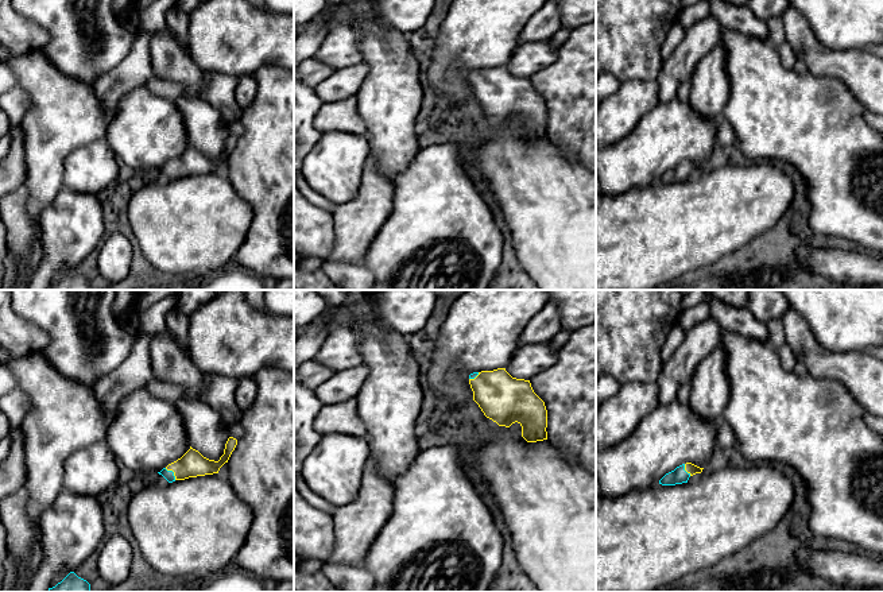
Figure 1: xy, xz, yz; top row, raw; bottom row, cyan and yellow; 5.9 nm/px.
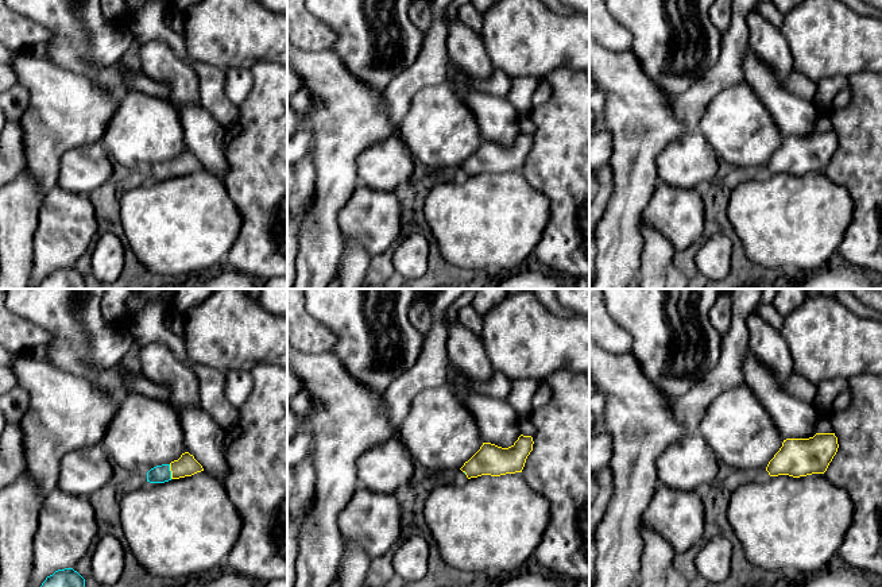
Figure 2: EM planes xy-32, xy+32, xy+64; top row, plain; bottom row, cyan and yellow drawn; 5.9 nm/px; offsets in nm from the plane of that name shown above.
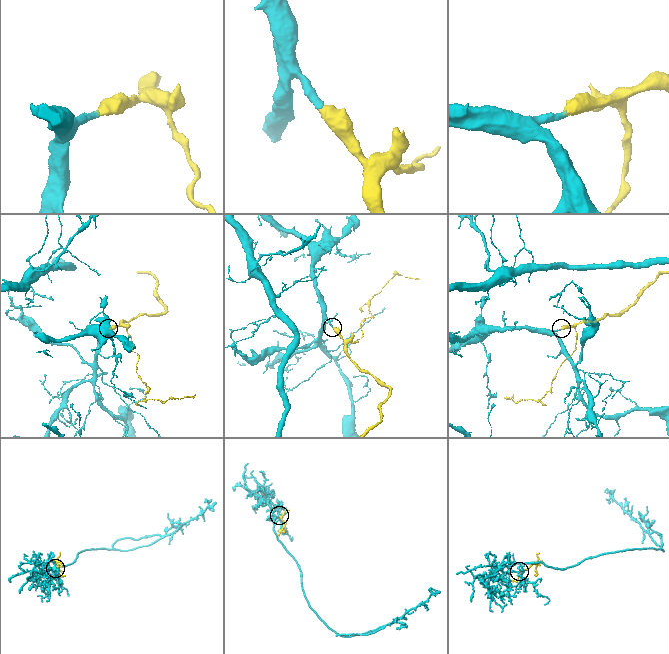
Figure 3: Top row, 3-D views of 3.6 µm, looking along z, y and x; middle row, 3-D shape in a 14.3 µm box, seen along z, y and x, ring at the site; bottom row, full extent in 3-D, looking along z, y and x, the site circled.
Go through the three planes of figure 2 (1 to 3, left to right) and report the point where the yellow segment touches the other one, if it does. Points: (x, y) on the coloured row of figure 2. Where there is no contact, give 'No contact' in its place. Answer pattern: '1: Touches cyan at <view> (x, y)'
1: Touches cyan at xy-32 (170, 471)
2: No contact
3: No contact

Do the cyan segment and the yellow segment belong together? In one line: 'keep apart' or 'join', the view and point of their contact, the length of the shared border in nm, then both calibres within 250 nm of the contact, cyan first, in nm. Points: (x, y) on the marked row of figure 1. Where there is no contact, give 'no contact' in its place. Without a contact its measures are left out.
join; contact xy (173, 472); length 100 nm; calibres 60 and 160 nm

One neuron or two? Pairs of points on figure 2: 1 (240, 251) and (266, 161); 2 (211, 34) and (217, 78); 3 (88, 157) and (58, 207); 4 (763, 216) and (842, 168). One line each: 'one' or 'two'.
1: one
2: two
3: two
4: two

